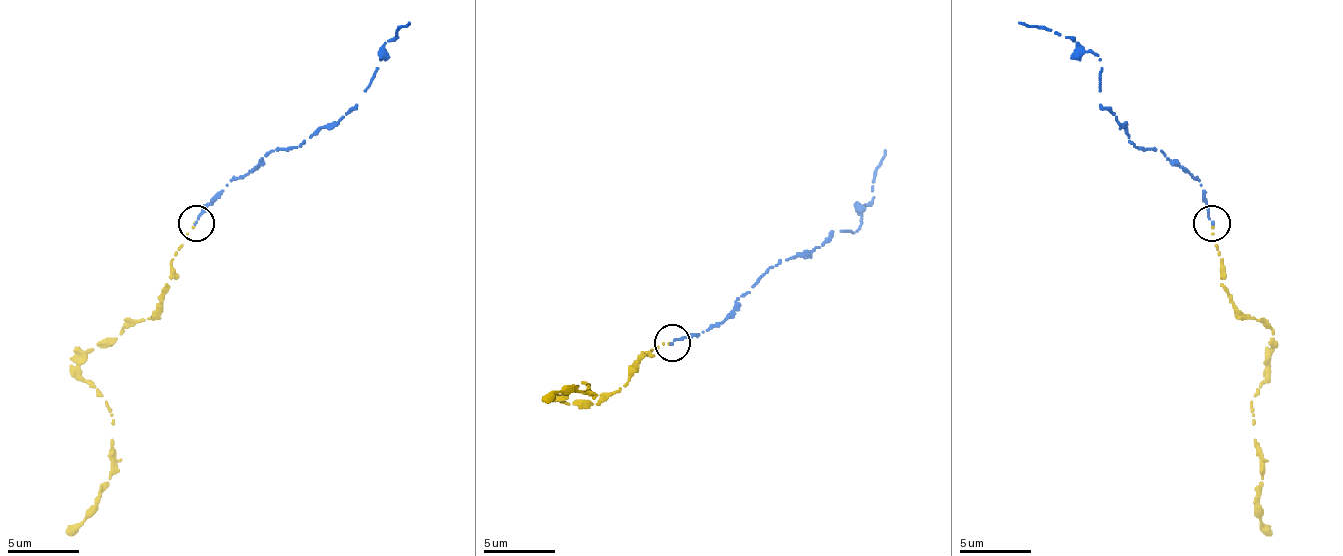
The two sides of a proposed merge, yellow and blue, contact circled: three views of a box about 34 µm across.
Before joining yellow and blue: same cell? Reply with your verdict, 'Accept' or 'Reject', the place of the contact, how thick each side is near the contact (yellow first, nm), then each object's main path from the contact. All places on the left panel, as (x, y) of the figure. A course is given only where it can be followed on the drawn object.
Reject. Place: (196, 223). Thickness 140 nm (yellow) against 180 nm. Course of yellow: (195, 222), (170, 261), (163, 305), (91, 352), (80, 373), (112, 416), (112, 474), (83, 517), (65, 532). Course of blue: (195, 222), (271, 150), (292, 150), (336, 124), (357, 103), (386, 52), (383, 45), (408, 23)

